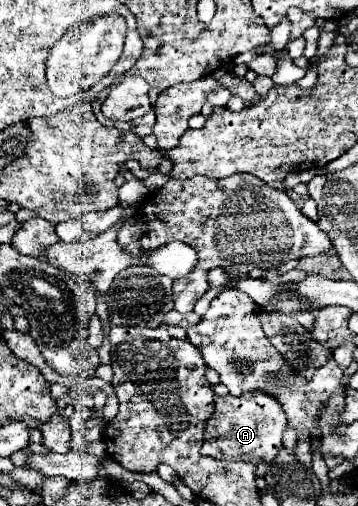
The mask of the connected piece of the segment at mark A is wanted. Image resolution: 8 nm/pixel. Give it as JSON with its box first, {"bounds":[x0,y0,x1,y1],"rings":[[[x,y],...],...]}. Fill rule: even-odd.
{"bounds":[202,394,286,476],"rings":[[[242,394],[242,396],[216,396],[214,416],[206,426],[206,440],[202,454],[220,460],[248,460],[256,464],[258,476],[264,476],[274,466],[282,448],[282,436],[286,430],[286,414],[282,406],[268,394]]]}

